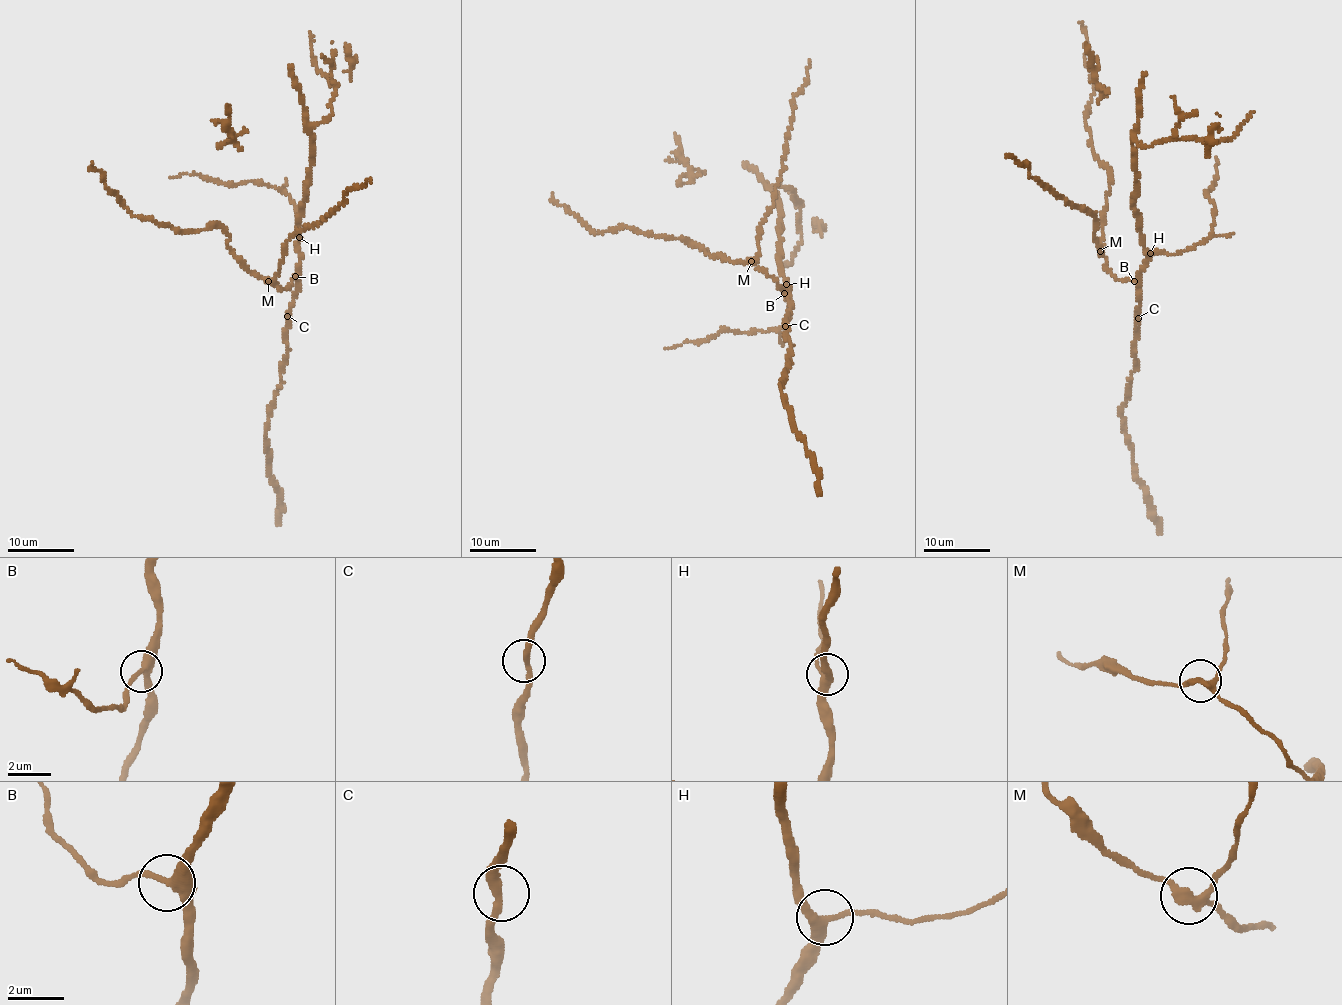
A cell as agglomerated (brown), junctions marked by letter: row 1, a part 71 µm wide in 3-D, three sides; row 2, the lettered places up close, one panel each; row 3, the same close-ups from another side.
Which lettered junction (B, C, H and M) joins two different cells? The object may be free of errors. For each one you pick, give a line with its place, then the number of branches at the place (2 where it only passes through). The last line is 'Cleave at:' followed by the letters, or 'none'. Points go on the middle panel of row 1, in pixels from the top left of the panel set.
M: (751, 261) | 3
Cleave at: M

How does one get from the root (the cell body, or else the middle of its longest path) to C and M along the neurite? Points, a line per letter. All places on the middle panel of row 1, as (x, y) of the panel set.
C: (787, 293), (791, 311), (785, 326)
M: (787, 293), (750, 260)

